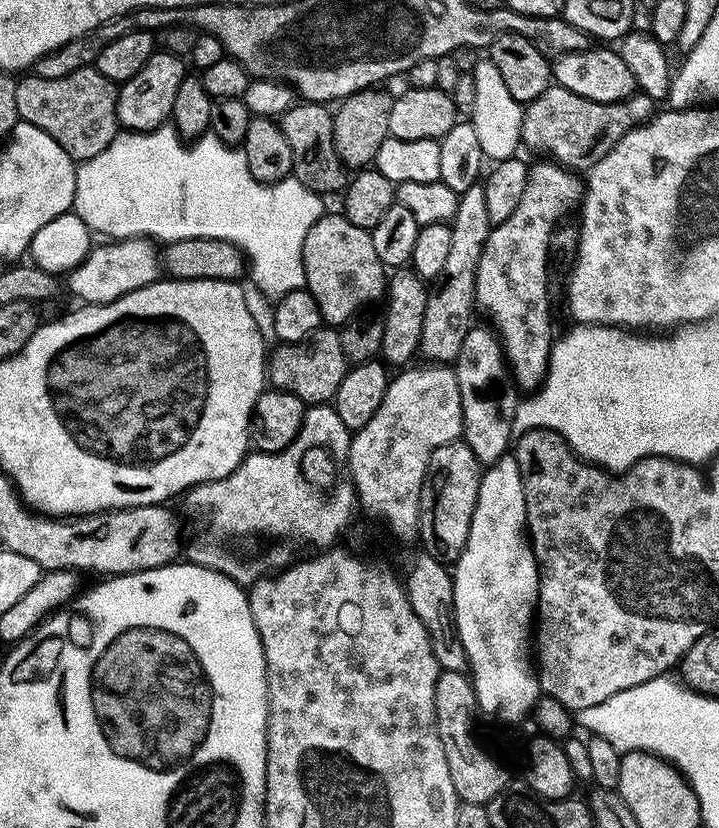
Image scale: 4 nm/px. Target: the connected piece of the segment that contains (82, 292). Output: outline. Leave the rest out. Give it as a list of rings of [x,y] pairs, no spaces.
[[[151,239],[117,240],[93,247],[84,262],[70,273],[72,292],[88,306],[113,304],[161,279],[160,252]]]

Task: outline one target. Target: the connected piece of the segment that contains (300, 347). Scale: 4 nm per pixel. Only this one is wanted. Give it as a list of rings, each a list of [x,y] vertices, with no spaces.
[[[335,327],[321,328],[305,344],[286,344],[277,349],[270,356],[270,384],[273,389],[294,394],[309,406],[331,405],[335,401],[338,386],[342,386],[350,367],[346,353],[342,351],[342,338]]]

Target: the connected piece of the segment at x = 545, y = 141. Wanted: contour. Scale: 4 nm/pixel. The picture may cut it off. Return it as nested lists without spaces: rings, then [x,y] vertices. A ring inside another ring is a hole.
[[[554,86],[530,106],[530,140],[532,136],[532,146],[544,155],[541,157],[550,157],[555,163],[584,174],[600,164],[602,158],[626,138],[626,134],[647,124],[657,114],[658,101],[643,94],[607,104],[582,98],[579,90],[572,89],[571,92],[568,88]]]

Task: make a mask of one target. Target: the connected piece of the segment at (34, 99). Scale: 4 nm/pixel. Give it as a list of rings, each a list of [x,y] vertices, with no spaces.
[[[94,66],[55,81],[38,78],[35,74],[25,75],[17,83],[16,97],[21,121],[50,134],[50,138],[54,138],[54,142],[58,142],[58,146],[77,162],[97,158],[122,132],[118,118],[120,88],[110,82],[110,78],[98,74]]]

